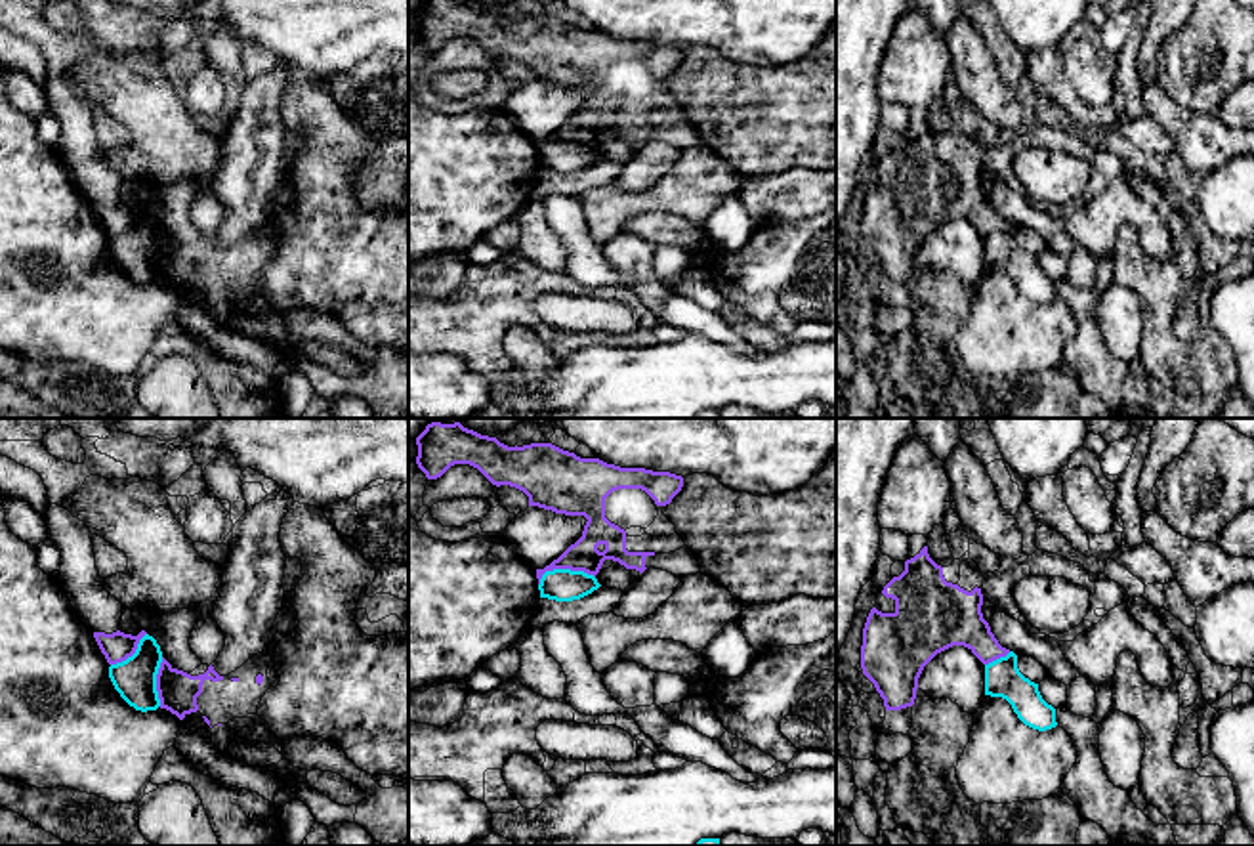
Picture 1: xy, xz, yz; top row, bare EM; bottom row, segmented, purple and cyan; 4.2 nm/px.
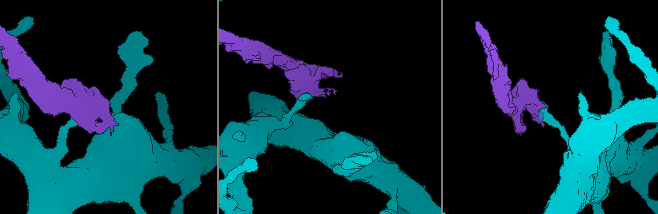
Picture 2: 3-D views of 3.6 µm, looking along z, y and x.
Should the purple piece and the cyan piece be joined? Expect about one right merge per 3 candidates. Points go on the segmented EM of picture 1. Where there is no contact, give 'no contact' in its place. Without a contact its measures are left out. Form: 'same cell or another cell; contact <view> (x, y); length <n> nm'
another cell; contact xz (564, 568); length 240 nm

